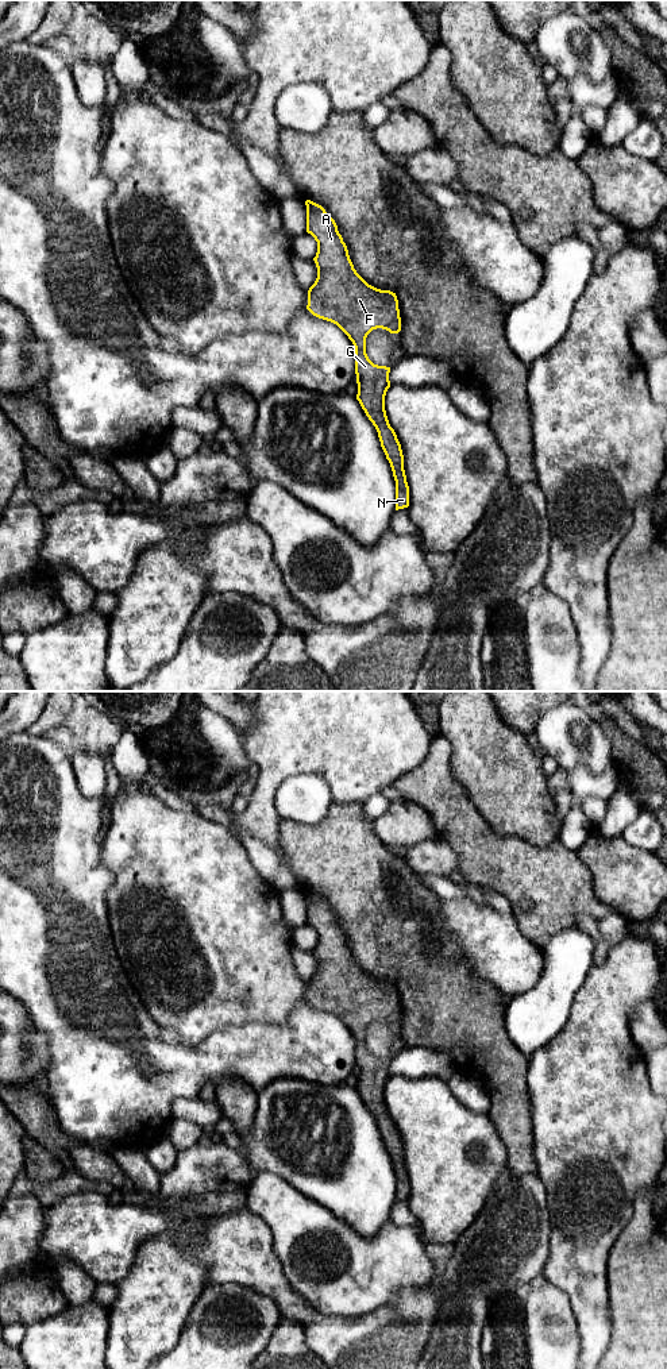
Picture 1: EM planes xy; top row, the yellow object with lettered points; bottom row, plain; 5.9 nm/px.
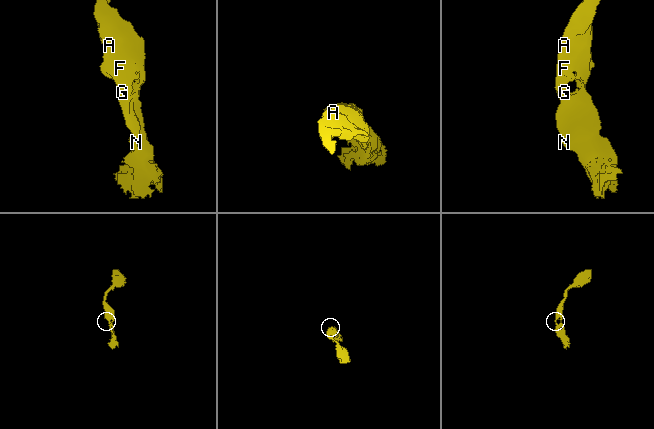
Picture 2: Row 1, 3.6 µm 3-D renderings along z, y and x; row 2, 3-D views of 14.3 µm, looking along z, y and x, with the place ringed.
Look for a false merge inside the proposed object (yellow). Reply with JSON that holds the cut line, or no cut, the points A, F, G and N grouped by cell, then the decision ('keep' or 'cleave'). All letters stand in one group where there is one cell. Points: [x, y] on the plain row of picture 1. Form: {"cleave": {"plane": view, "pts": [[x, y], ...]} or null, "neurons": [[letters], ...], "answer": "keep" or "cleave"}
{"cleave": null, "neurons": [["A", "F", "G", "N"]], "answer": "keep"}

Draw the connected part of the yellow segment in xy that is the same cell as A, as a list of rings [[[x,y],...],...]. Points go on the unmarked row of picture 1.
[[[311,892],[306,896],[306,923],[317,933],[313,949],[317,969],[308,982],[306,1000],[336,1015],[355,1038],[356,1091],[378,1123],[381,1138],[396,1172],[396,1202],[409,1198],[409,1177],[404,1146],[390,1118],[385,1087],[390,1079],[390,1058],[374,1056],[366,1045],[366,1029],[377,1019],[398,1025],[401,1009],[396,984],[369,976],[354,960],[335,911]]]

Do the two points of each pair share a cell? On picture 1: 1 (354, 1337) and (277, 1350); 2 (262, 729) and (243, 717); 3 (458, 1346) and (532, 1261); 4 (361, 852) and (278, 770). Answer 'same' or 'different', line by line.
1: different
2: different
3: same
4: different

